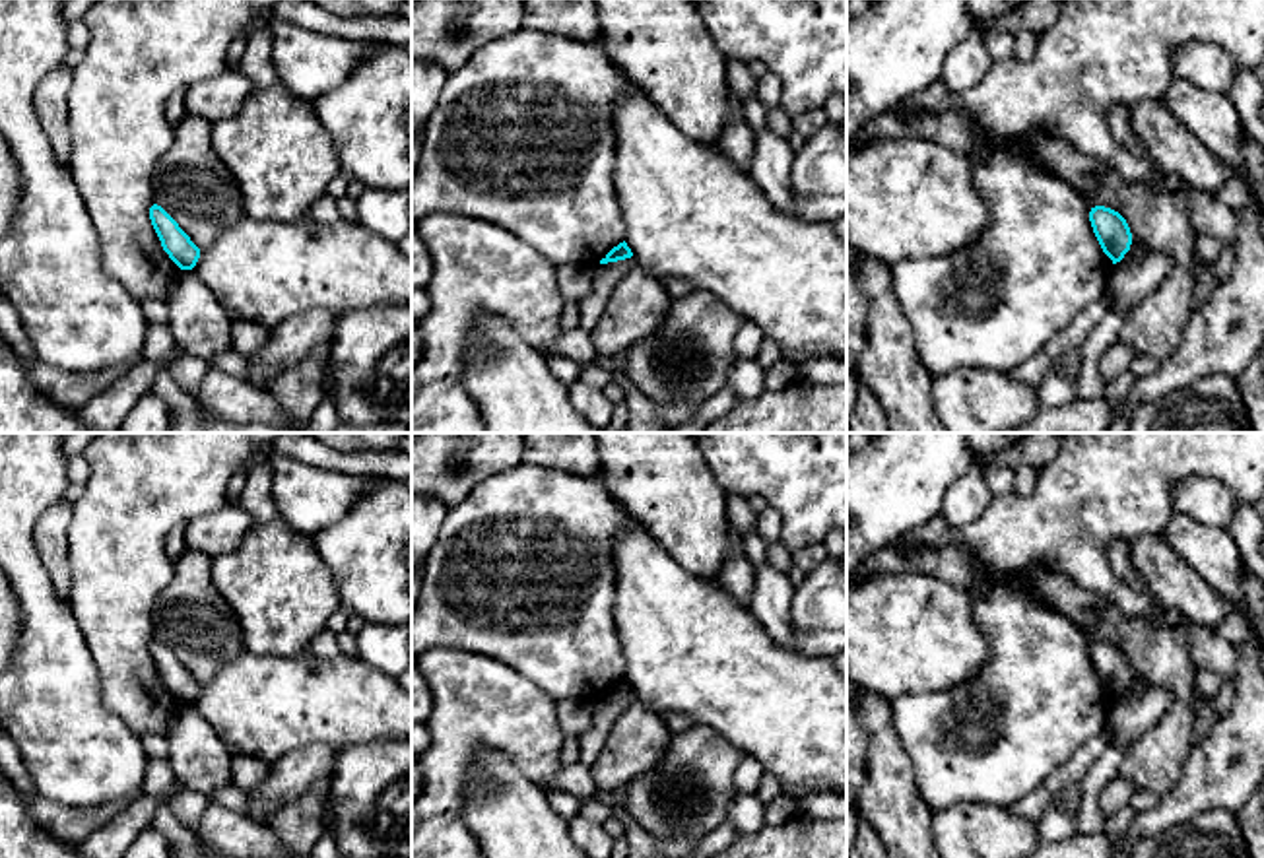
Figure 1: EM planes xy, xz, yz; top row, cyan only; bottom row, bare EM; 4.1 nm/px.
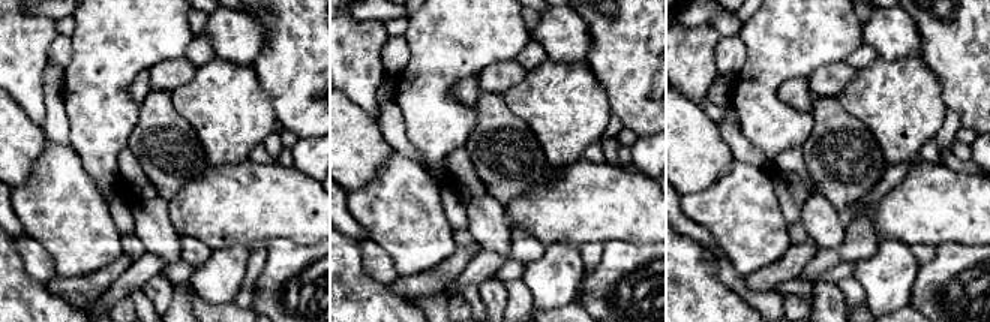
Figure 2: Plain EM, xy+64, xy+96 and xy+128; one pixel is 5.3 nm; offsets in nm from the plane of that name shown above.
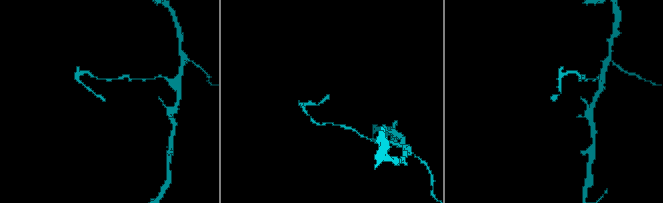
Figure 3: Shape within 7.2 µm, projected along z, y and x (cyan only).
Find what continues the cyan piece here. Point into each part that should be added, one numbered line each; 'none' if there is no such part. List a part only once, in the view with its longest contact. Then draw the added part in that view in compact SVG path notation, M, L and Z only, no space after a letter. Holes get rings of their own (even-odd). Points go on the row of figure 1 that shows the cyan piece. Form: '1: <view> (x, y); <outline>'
none

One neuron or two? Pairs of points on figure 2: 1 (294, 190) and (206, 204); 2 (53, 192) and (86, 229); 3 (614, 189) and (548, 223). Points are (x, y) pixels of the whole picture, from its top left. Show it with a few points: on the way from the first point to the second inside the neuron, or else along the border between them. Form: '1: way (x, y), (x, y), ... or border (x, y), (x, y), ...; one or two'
1: way (272, 201), (228, 204); one
2: way (60, 201), (77, 220); one
3: way (597, 202), (585, 202), (564, 210); one

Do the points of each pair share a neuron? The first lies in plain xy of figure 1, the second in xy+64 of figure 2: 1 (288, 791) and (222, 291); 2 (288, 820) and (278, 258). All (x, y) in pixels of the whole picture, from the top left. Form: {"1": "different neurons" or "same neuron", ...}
{"1": "same neuron", "2": "different neurons"}

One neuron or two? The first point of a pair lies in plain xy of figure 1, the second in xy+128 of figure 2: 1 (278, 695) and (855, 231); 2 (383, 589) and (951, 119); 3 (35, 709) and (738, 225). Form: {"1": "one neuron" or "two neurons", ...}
{"1": "two neurons", "2": "two neurons", "3": "one neuron"}

